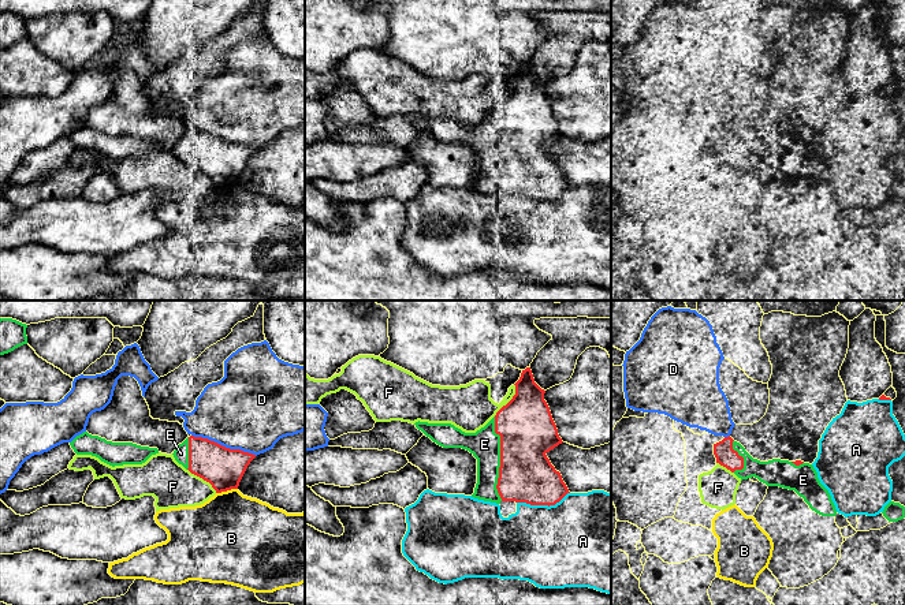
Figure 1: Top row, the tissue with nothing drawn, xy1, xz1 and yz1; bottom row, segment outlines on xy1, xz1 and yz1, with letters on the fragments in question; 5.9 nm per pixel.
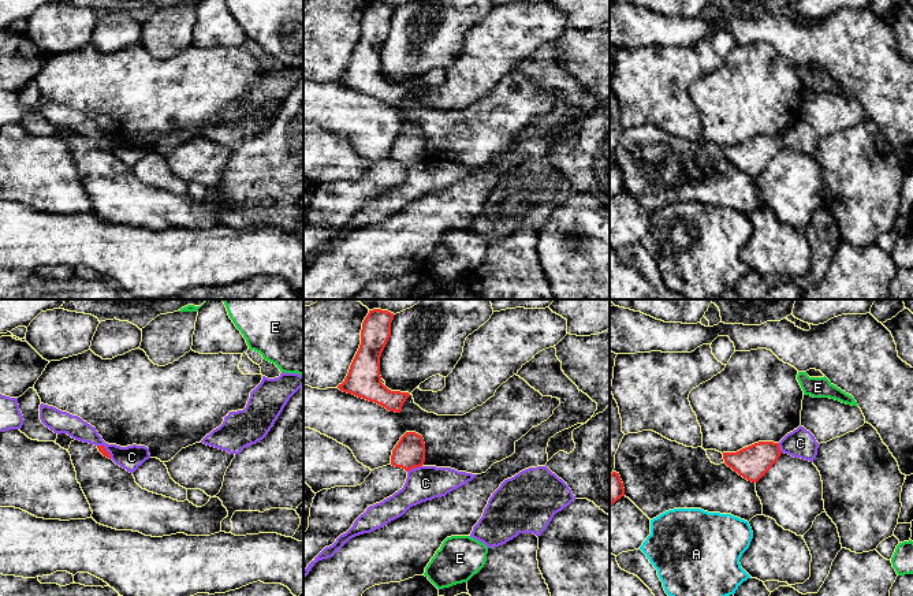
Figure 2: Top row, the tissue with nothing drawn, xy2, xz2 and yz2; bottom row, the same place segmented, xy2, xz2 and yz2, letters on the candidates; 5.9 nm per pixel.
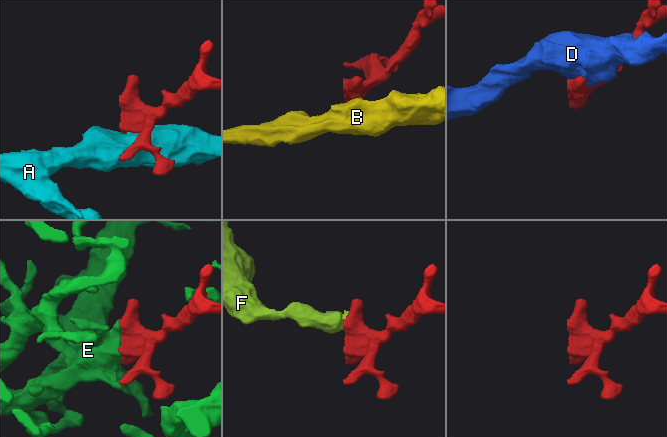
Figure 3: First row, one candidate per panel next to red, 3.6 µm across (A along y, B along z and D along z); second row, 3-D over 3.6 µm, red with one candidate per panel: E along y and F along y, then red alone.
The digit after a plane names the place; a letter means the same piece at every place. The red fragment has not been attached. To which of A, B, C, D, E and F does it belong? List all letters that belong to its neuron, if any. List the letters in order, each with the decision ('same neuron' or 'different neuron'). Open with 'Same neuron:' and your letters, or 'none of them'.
Same neuron: E
A: different neuron
B: different neuron
C: different neuron
D: different neuron
E: same neuron
F: different neuron

